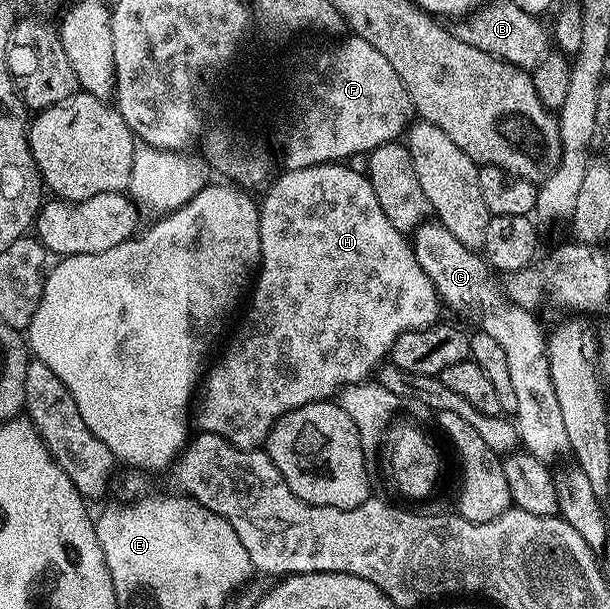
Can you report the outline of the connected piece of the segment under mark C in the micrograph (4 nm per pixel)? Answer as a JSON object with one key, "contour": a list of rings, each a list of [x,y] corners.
{"contour":[[[428,220],[413,232],[413,249],[417,264],[429,276],[440,299],[447,302],[459,314],[472,314],[479,318],[478,329],[483,330],[505,351],[509,364],[509,380],[513,384],[515,408],[513,421],[519,433],[522,449],[528,454],[551,460],[554,454],[567,454],[569,435],[561,421],[561,408],[557,405],[557,394],[553,392],[553,380],[549,376],[547,334],[539,327],[532,311],[510,302],[500,283],[491,279],[489,266],[476,251],[465,248],[449,228],[437,220]]]}

